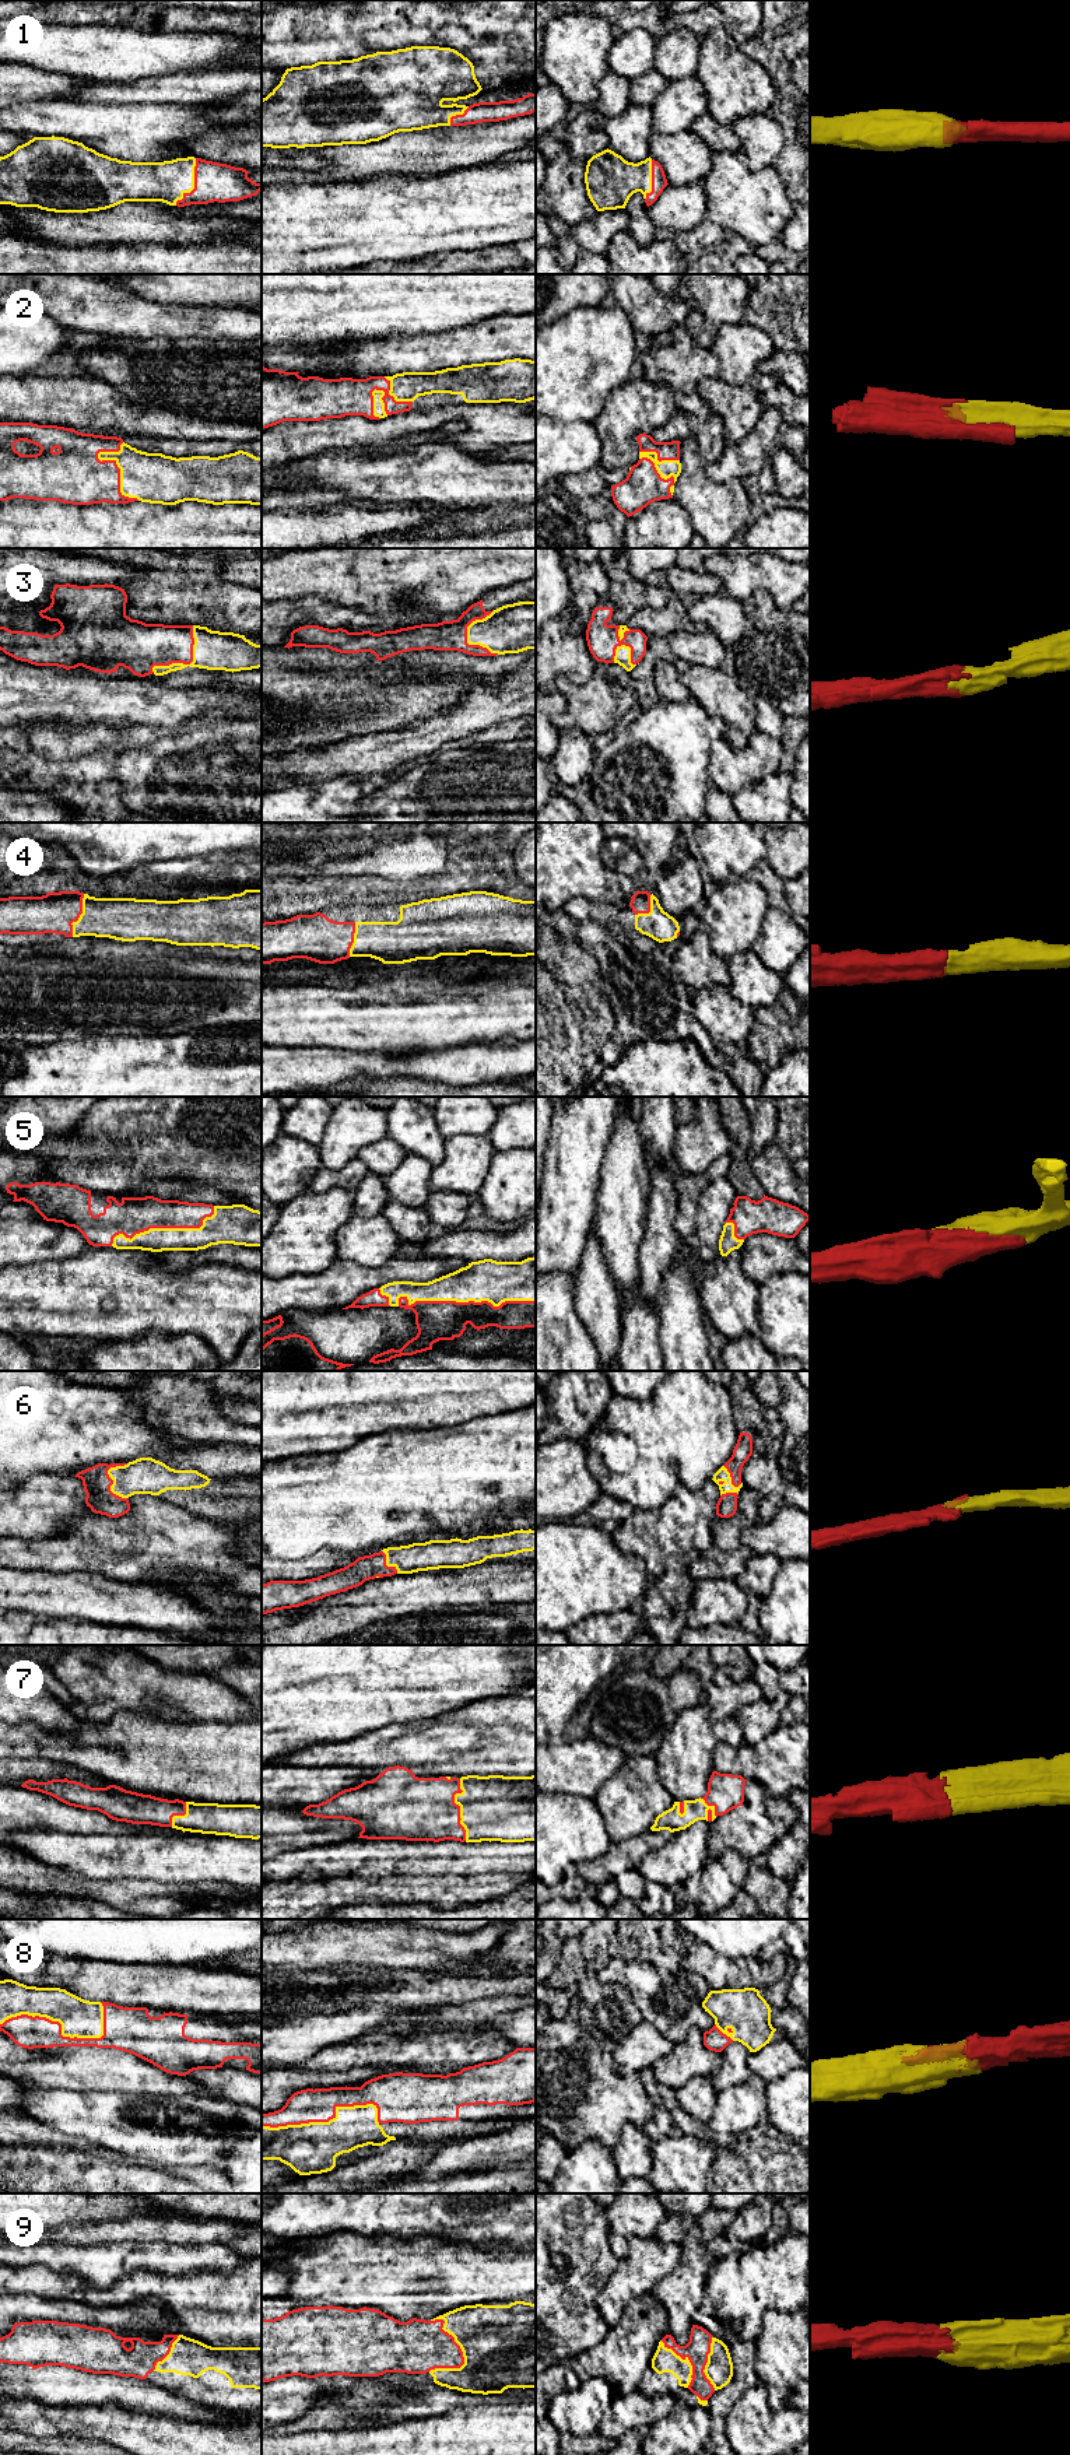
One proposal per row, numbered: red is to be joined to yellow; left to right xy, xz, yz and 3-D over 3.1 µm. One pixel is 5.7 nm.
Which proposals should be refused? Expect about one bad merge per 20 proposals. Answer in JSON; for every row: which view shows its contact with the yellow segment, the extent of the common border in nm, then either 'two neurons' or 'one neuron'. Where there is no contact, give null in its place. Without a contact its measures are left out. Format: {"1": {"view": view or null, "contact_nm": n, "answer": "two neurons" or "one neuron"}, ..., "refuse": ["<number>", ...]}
{"1": {"view": "xy", "contact_nm": 300, "answer": "one neuron"}, "2": {"view": "xy", "contact_nm": 360, "answer": "one neuron"}, "3": {"view": "xy", "contact_nm": 360, "answer": "one neuron"}, "4": {"view": "xy", "contact_nm": 260, "answer": "one neuron"}, "5": {"view": "xz", "contact_nm": 800, "answer": "one neuron"}, "6": {"view": "xy", "contact_nm": 220, "answer": "one neuron"}, "7": {"view": "xz", "contact_nm": 360, "answer": "one neuron"}, "8": {"view": "xy", "contact_nm": 600, "answer": "one neuron"}, "9": {"view": "xz", "contact_nm": 340, "answer": "one neuron"}, "refuse": []}

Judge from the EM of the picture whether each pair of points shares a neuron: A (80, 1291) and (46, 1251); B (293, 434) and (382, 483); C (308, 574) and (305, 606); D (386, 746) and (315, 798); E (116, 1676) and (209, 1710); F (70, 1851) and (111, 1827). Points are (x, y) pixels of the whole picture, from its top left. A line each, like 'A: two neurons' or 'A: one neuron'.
A: two neurons
B: two neurons
C: two neurons
D: two neurons
E: one neuron
F: two neurons

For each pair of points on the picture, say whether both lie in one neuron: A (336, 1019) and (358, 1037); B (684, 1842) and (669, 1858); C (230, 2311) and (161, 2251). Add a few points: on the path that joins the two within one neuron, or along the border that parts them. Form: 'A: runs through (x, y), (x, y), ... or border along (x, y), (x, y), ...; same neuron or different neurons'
A: runs through (341, 1020), (353, 1031); same neuron
B: runs through (680, 1847), (673, 1854); same neuron
C: border along (154, 2271), (162, 2275), (202, 2271), (220, 2273); different neurons

